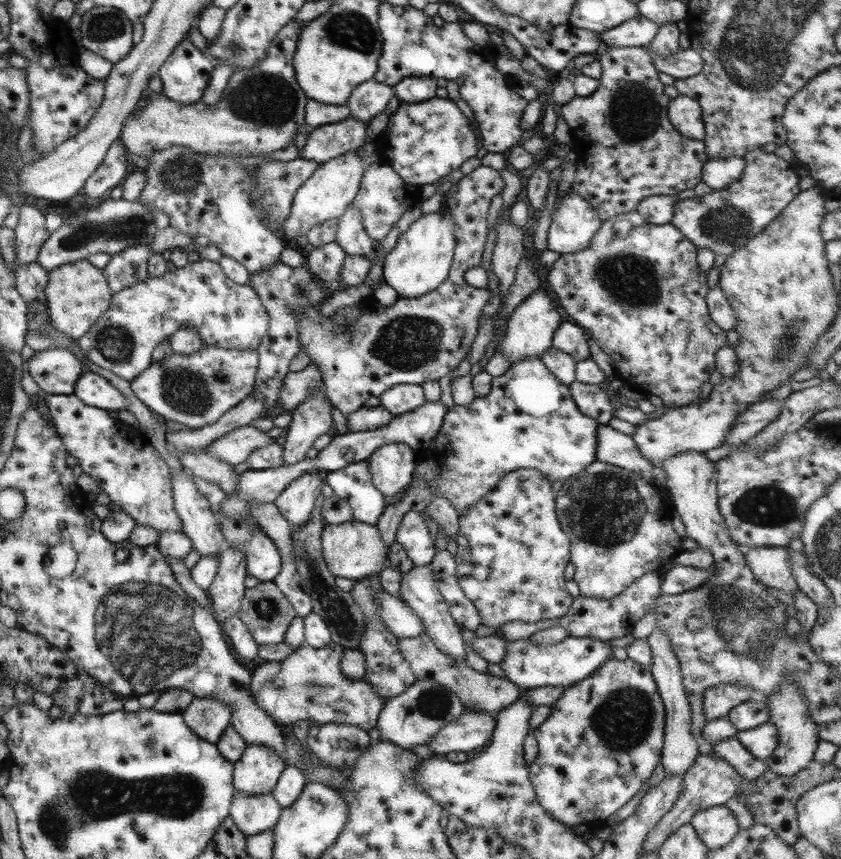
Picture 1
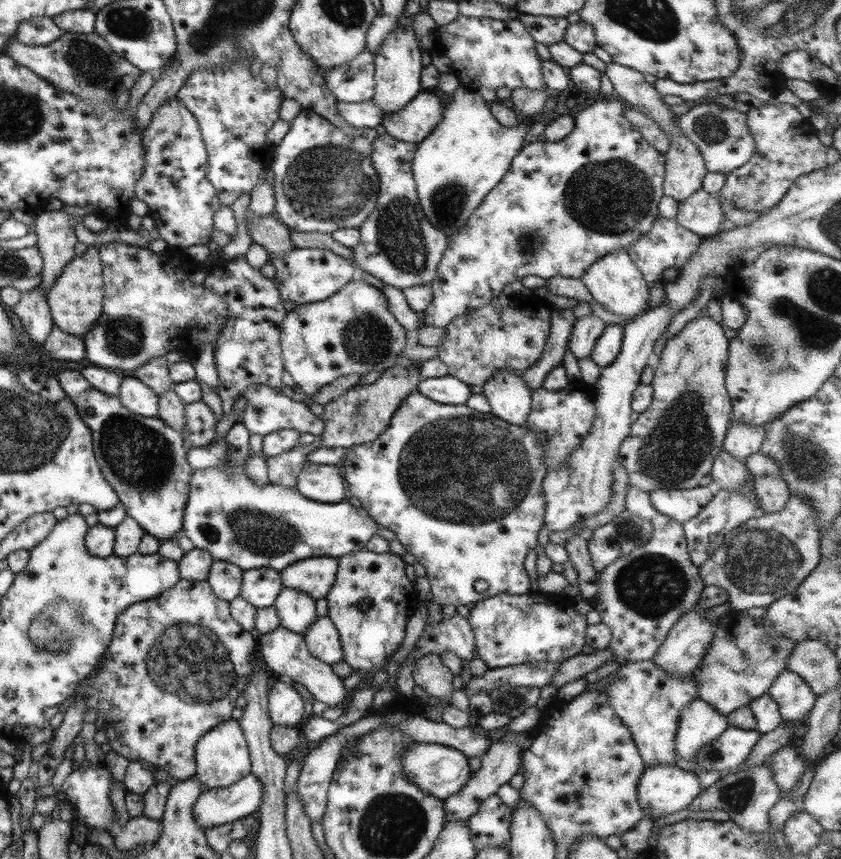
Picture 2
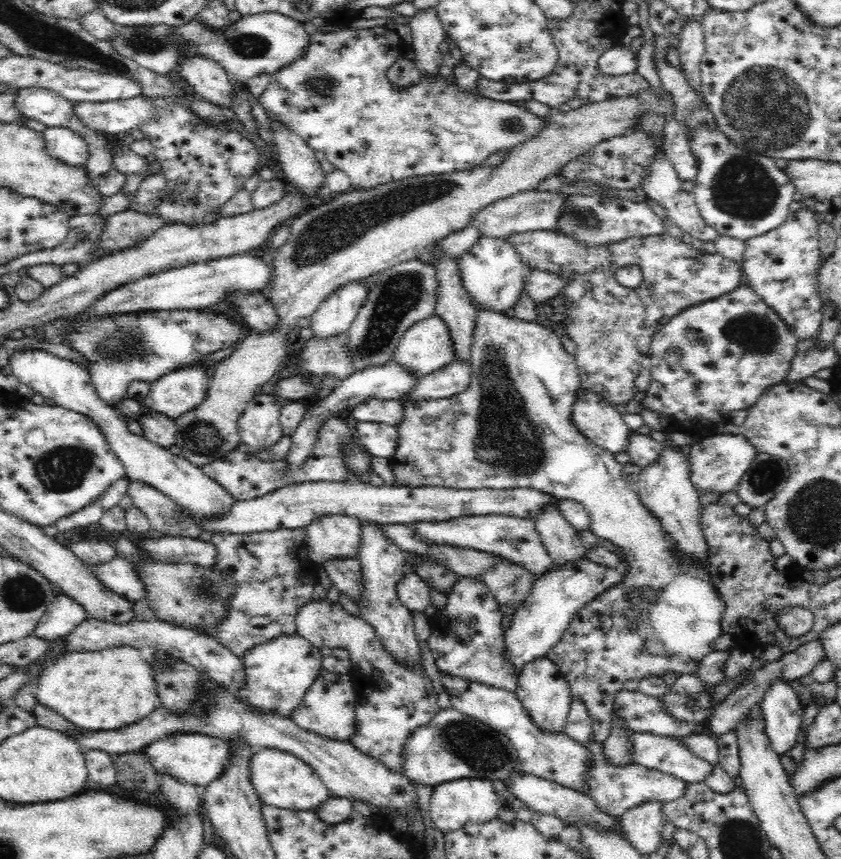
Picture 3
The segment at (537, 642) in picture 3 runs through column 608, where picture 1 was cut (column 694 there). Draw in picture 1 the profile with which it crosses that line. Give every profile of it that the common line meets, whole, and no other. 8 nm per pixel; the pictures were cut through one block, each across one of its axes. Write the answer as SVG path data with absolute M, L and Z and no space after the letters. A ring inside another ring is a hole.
M673 565L670 566L663 575L660 584L660 593L665 595L682 594L689 590L701 586L703 582L707 582L707 578L711 578L710 574L714 573L716 566L709 569L693 568L689 566Z

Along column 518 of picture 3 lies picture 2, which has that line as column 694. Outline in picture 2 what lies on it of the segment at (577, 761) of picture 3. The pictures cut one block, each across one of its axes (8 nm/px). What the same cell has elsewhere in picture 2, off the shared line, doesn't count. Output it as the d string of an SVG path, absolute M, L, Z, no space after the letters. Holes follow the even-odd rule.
M696 698L686 704L679 713L675 735L676 756L694 762L694 754L708 742L715 740L729 725L706 702Z

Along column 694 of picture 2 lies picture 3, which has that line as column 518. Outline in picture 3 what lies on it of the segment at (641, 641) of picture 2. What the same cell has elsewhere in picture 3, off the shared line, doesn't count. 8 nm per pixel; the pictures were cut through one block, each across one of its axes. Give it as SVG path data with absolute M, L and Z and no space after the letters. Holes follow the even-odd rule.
M500 561L492 570L476 578L488 587L488 591L501 606L512 603L518 607L527 598L538 577L511 561Z

